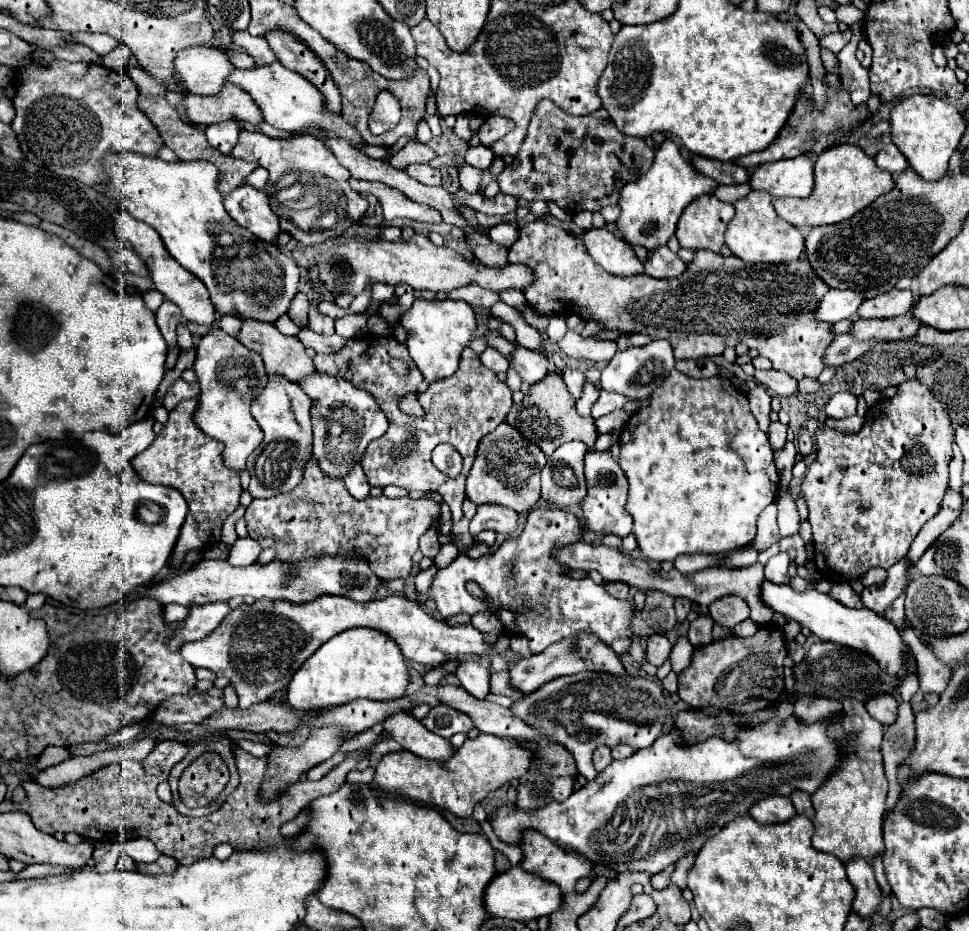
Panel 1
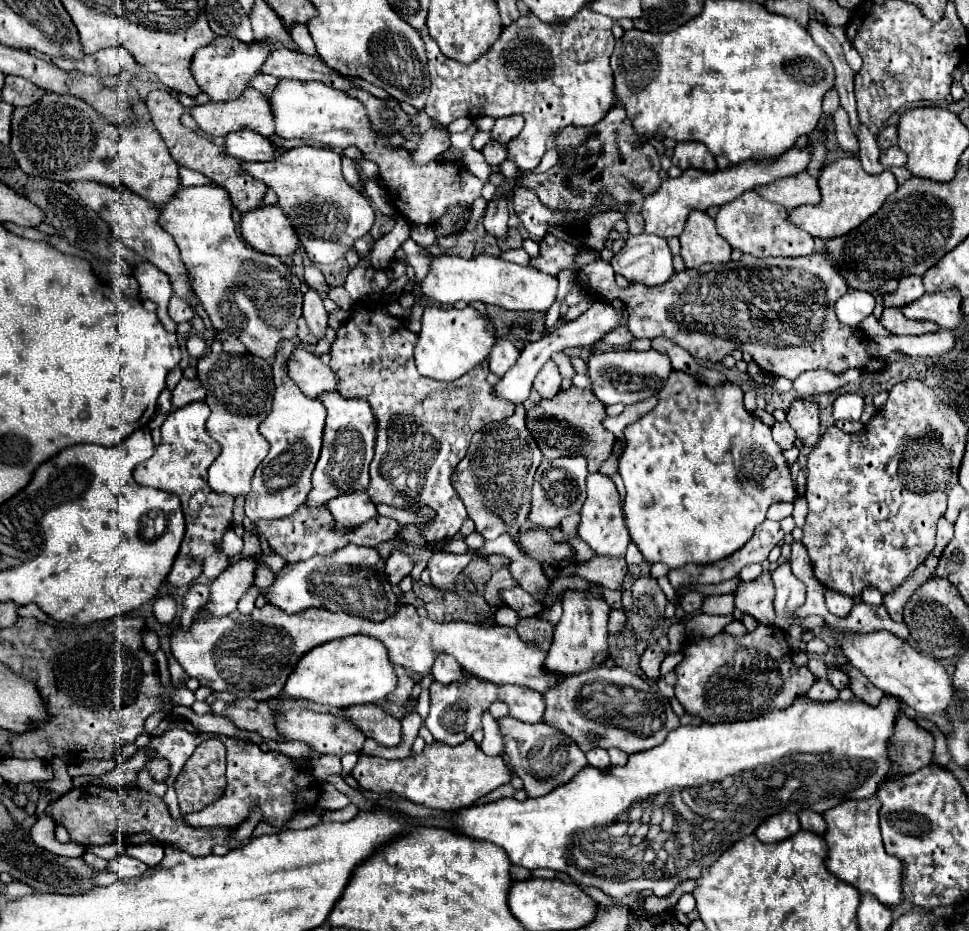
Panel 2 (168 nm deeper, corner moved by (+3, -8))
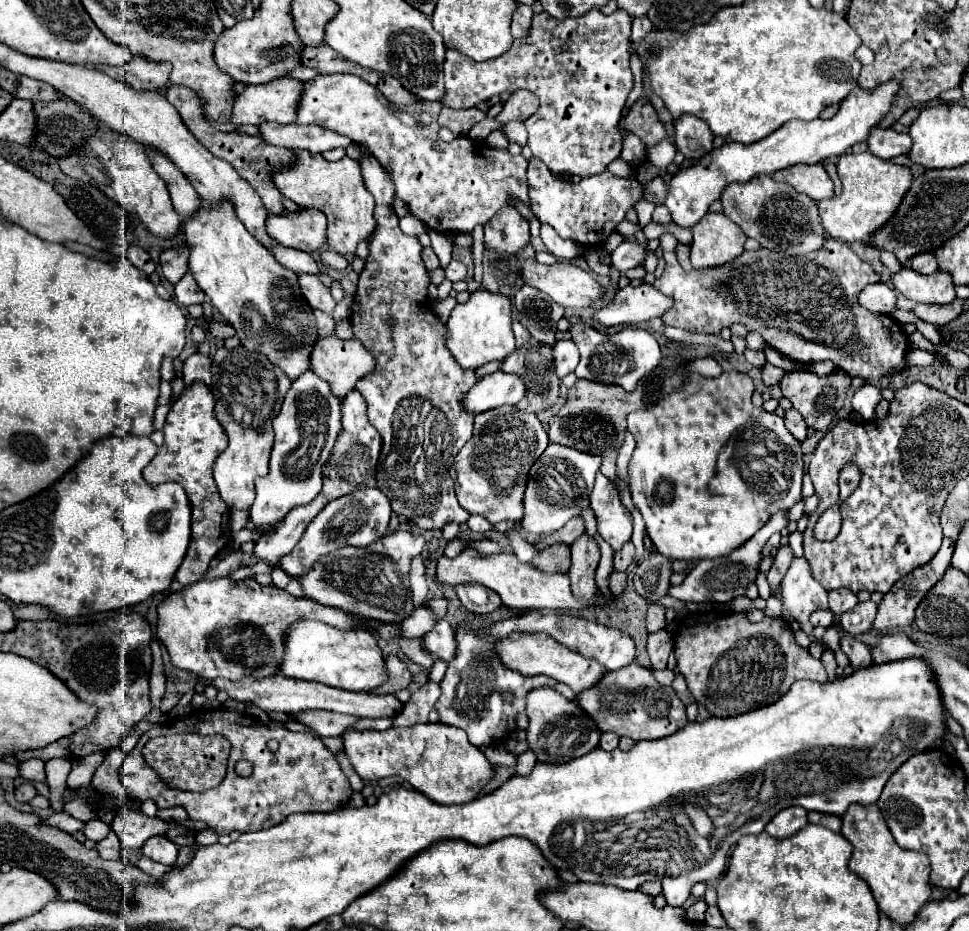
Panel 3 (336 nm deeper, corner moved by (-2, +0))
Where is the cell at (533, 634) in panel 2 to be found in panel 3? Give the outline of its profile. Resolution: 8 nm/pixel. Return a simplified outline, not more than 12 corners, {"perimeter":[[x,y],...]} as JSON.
{"perimeter":[[547,546],[531,562],[545,572],[567,572],[569,546]]}

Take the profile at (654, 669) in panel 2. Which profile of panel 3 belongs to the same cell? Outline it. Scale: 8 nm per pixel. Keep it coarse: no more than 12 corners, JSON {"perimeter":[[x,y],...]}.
{"perimeter":[[667,630],[649,634],[647,652],[655,670],[667,668],[673,636]]}

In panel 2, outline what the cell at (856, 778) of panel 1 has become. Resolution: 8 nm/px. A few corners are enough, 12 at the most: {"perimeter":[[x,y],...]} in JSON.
{"perimeter":[[878,796],[822,814],[826,868],[882,904],[902,900]]}

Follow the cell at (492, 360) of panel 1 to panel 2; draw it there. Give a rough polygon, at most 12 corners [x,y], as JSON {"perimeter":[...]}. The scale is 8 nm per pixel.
{"perimeter":[[498,340],[488,356],[498,378],[516,364],[520,352],[512,340]]}

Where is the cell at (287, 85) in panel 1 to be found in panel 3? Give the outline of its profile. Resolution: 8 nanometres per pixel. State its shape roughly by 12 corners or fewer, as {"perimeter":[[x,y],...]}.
{"perimeter":[[353,74],[305,82],[297,124],[365,144],[441,234],[529,206],[527,160],[441,144]]}

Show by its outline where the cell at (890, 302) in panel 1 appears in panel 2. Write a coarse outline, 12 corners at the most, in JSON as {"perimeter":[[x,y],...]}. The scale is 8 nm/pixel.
{"perimeter":[[922,278],[900,280],[896,292],[884,294],[886,308],[902,308],[924,294]]}

